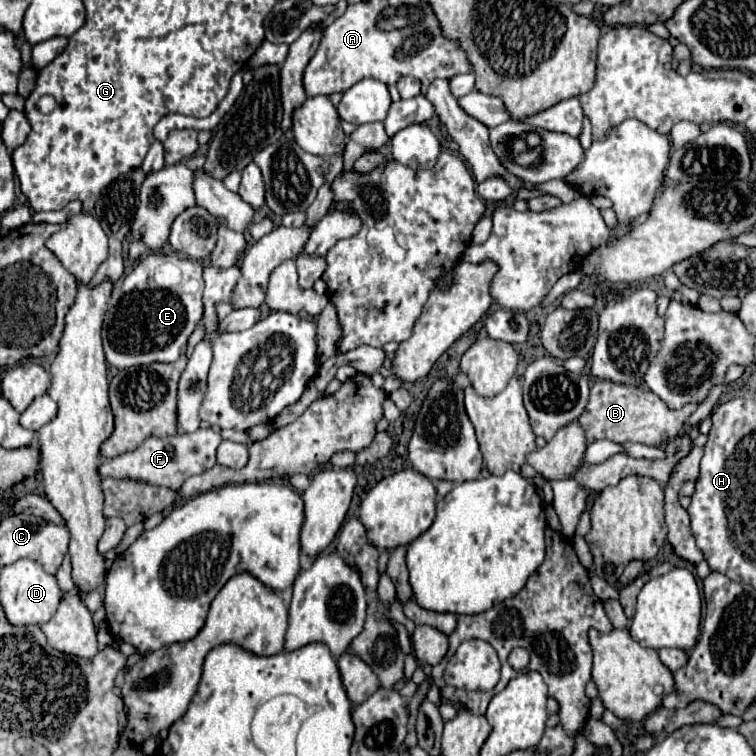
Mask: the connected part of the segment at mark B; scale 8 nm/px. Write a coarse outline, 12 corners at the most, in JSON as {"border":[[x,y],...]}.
{"border":[[596,381],[578,423],[586,443],[662,445],[700,403]]}

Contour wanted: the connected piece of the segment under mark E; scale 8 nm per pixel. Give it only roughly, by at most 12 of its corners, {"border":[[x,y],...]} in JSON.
{"border":[[150,253],[104,315],[116,369],[172,363],[198,327],[202,265]]}

